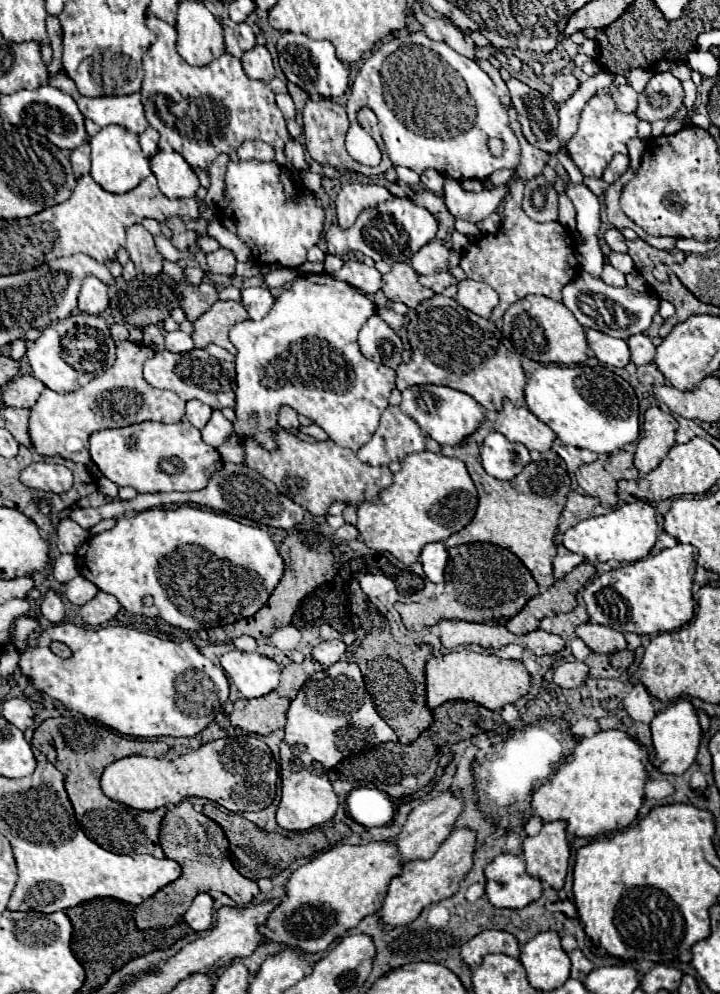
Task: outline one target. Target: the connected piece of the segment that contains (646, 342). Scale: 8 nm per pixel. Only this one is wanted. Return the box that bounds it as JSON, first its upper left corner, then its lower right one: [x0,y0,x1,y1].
[627,334,655,366]

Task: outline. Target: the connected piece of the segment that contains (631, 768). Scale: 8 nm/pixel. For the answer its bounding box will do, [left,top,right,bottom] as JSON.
[531,730,647,838]

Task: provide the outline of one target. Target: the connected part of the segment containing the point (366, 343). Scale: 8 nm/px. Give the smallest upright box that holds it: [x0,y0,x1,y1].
[359,314,403,368]

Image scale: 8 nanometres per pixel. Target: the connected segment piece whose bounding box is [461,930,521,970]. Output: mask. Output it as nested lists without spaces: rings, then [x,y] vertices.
[[[485,930],[461,946],[461,960],[475,970],[487,954],[507,954],[519,958],[519,952],[521,948],[513,934],[503,930]]]

